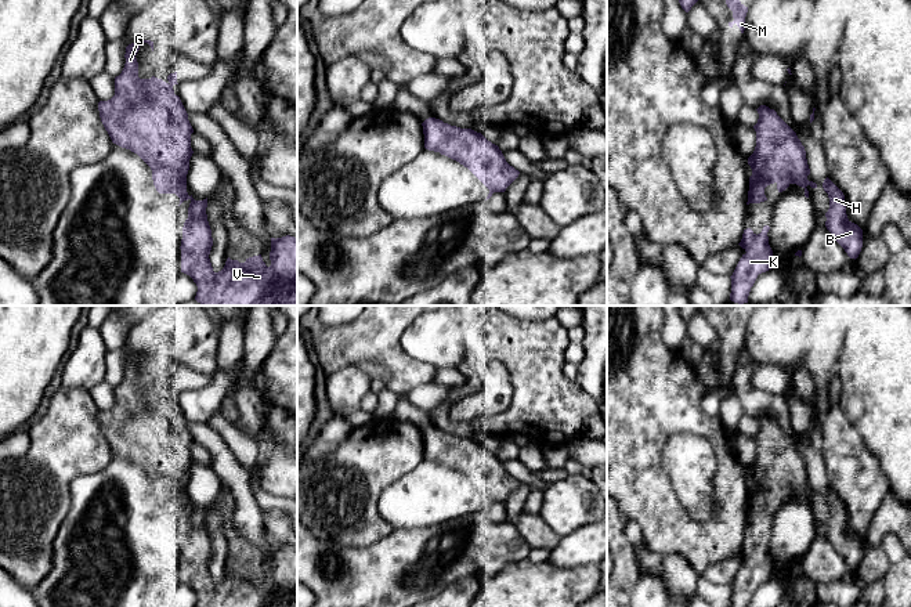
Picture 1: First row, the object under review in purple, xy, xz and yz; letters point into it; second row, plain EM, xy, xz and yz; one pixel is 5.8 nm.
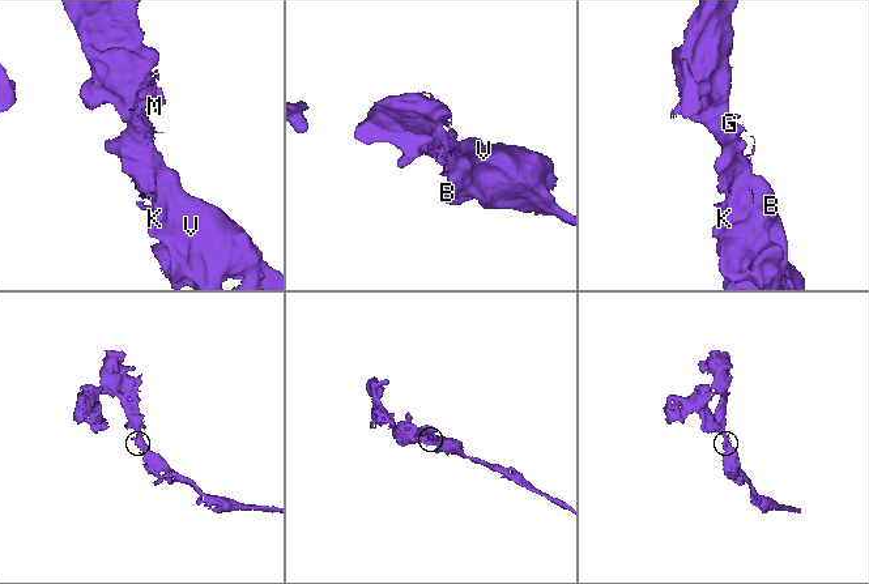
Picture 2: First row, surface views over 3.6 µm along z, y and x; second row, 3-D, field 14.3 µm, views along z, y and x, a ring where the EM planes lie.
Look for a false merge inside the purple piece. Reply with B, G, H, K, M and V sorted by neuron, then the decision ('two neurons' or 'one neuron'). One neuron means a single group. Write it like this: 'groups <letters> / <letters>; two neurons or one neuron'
groups B G H K M V; one neuron

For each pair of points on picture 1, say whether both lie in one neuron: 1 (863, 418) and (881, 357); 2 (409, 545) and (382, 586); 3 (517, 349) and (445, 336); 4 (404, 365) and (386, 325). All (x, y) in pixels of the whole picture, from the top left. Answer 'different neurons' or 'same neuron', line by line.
1: same neuron
2: same neuron
3: different neurons
4: same neuron

